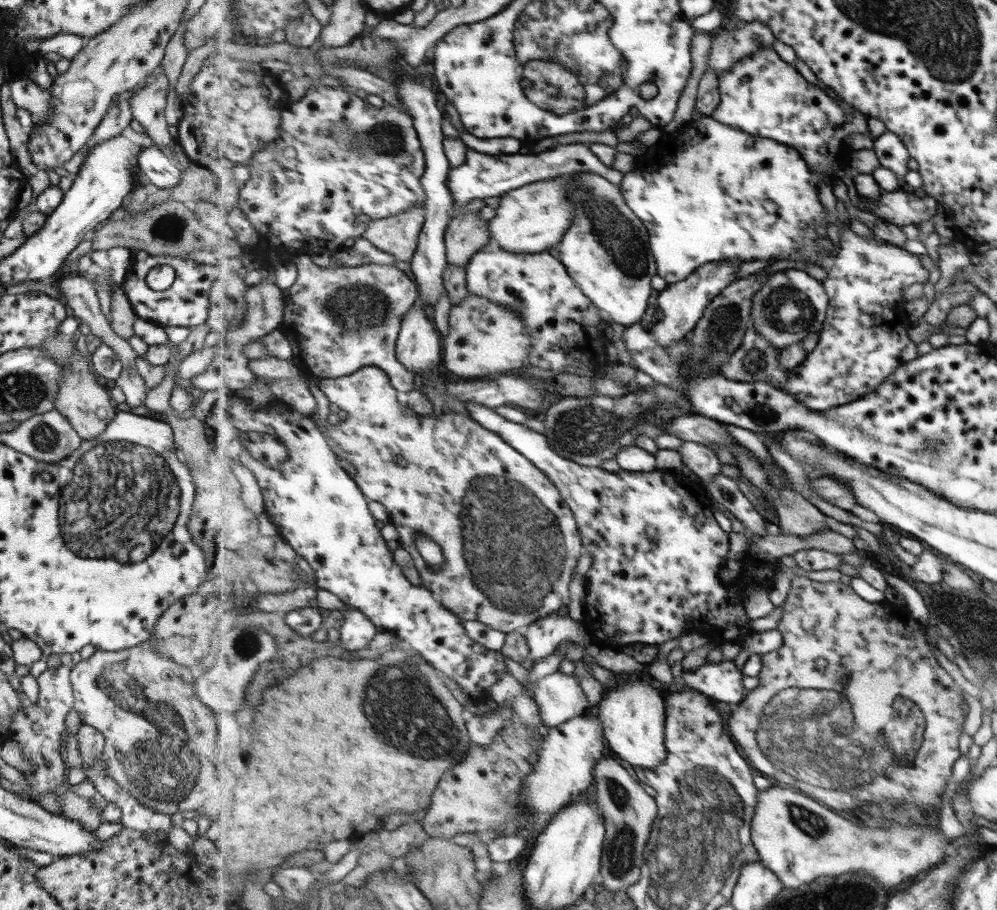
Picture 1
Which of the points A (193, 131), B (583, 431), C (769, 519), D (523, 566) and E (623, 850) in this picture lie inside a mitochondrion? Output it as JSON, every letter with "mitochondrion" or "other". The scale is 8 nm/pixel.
{"A":"other","B":"mitochondrion","C":"other","D":"mitochondrion","E":"mitochondrion"}

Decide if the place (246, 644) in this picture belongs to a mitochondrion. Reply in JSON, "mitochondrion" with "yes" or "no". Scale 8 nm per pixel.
{"mitochondrion":"yes"}

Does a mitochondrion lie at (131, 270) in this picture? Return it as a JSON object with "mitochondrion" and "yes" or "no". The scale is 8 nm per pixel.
{"mitochondrion":"no"}

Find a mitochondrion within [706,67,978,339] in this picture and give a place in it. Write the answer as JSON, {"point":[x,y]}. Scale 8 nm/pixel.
{"point":[788,310]}

